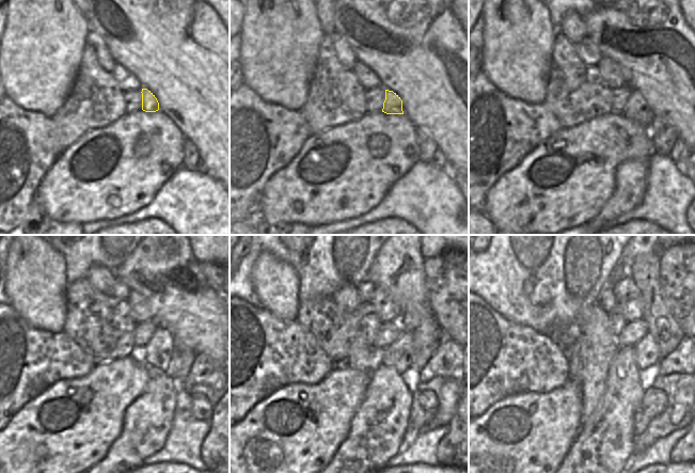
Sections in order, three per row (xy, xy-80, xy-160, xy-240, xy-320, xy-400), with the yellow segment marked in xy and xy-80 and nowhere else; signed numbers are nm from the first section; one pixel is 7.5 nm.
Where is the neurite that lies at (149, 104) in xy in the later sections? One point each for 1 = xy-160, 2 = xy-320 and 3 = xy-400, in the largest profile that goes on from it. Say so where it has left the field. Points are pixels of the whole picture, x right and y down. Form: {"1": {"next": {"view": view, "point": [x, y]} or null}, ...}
{"1": {"next": {"view": "xy-160", "point": [635, 109]}}, "2": {"next": {"view": "xy-320", "point": [399, 356]}}, "3": {"next": {"view": "xy-400", "point": [646, 351]}}}

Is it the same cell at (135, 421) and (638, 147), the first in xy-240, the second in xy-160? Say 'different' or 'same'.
different

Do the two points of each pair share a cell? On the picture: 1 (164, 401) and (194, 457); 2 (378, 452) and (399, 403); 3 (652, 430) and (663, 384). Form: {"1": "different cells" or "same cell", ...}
{"1": "different cells", "2": "same cell", "3": "same cell"}

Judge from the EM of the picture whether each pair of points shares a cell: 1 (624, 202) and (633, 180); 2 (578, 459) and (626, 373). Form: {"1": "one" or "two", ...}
{"1": "one", "2": "one"}

